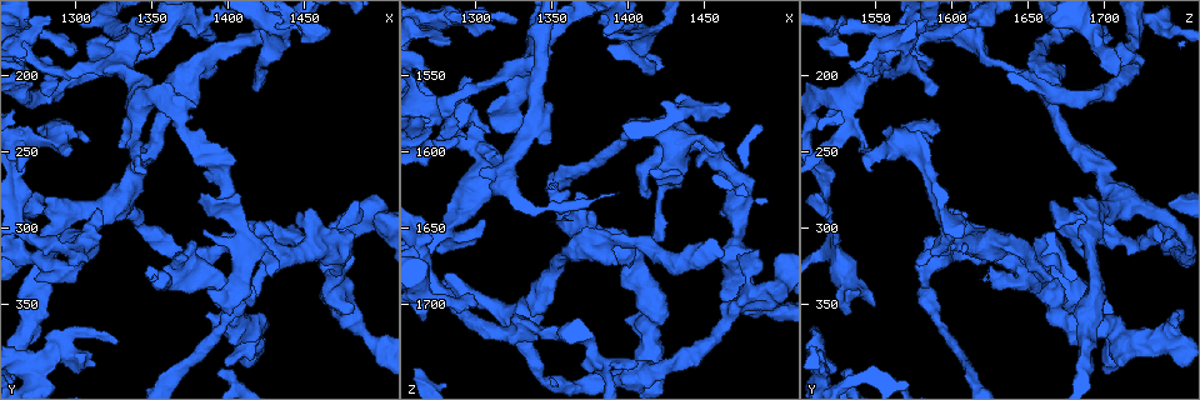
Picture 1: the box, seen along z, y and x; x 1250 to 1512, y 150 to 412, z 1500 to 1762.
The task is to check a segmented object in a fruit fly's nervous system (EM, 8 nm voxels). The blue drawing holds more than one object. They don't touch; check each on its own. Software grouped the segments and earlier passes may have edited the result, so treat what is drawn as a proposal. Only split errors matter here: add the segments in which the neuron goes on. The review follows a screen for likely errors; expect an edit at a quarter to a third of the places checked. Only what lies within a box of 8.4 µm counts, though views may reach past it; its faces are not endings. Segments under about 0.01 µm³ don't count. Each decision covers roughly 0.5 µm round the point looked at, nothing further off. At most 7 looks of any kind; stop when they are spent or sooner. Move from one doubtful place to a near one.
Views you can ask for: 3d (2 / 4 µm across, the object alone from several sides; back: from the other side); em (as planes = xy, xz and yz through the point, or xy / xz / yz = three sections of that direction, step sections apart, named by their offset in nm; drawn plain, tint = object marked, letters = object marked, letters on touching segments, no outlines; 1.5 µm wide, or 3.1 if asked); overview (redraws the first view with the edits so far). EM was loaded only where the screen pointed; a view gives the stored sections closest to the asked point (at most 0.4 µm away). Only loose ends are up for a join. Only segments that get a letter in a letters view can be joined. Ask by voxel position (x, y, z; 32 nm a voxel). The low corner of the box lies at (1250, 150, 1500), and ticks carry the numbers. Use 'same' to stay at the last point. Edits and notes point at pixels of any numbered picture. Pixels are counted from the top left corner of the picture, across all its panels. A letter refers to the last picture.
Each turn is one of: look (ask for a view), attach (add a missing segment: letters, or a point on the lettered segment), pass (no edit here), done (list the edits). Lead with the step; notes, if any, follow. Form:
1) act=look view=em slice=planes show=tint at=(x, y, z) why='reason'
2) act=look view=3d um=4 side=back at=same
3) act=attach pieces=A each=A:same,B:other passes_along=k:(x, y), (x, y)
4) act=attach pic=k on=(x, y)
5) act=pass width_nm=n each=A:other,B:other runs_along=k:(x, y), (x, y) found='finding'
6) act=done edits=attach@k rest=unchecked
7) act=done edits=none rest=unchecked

act=look view=em slice=planes show=letters at=(1444, 294, 1608) why='branch stops here'

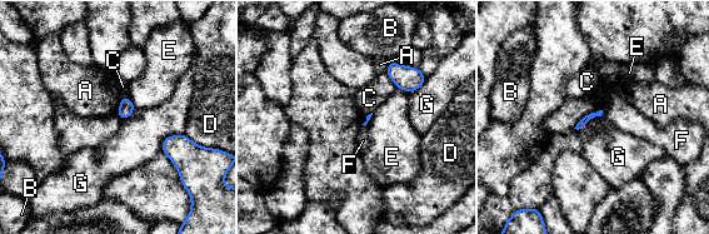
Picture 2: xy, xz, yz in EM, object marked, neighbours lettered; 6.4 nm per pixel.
act=pass each=A:other,B:other,C:other,D:other,E:other,F:other,G:other border=2:(603, 110), (587, 114), (573, 128) found='no lettered segment goes on from it'

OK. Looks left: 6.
act=look view=3d um=4 at=(1296, 324, 1580) why='branch stops here'

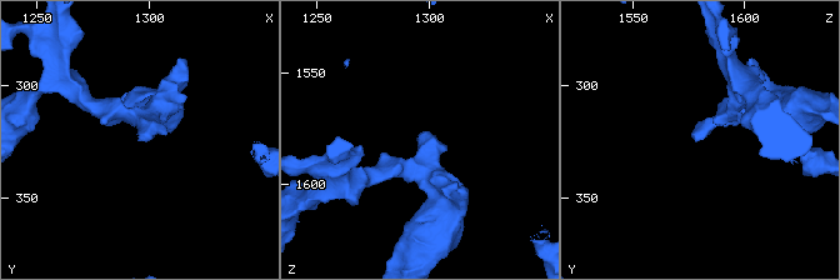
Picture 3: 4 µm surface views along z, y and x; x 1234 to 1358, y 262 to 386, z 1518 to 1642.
act=look view=em slice=planes show=plain at=(1295, 324, 1578) why='shape alone is not enough'

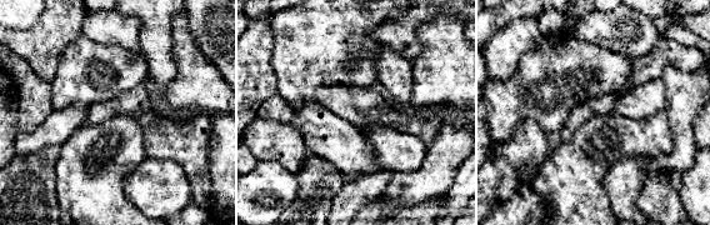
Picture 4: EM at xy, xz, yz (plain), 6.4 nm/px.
act=look view=em slice=planes show=letters at=same

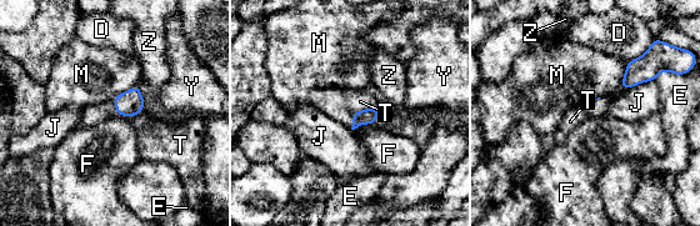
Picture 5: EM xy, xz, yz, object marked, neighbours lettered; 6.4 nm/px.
act=attach pieces=T longest_contact=J:220nm each=D:other,E:other,F:other,J:other,M:other,T:same,Y:other,Z:other passes_along=5:(368, 116), (361, 110), (360, 101) found='it goes on there'

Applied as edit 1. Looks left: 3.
act=done edits=attach@5 rest=unchecked

